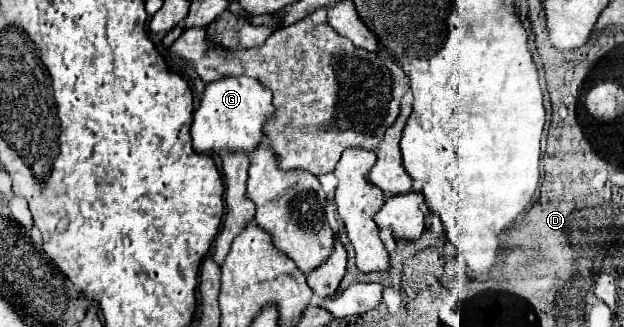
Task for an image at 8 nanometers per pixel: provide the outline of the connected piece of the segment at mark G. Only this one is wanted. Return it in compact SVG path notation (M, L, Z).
M221 77L211 81L203 89L203 97L195 111L191 125L193 147L201 153L219 151L243 151L253 153L253 149L263 139L263 123L273 115L271 91L253 77Z

